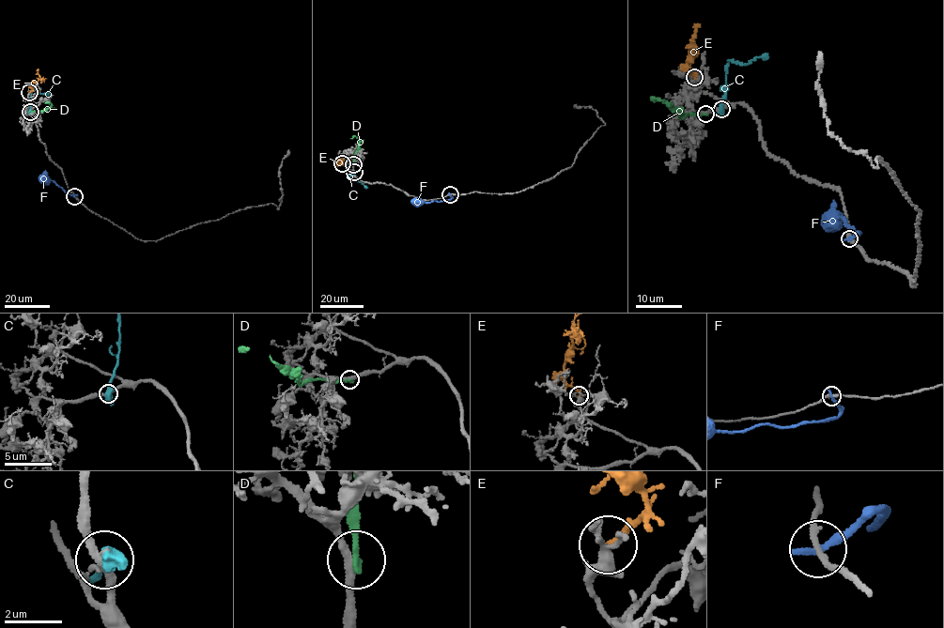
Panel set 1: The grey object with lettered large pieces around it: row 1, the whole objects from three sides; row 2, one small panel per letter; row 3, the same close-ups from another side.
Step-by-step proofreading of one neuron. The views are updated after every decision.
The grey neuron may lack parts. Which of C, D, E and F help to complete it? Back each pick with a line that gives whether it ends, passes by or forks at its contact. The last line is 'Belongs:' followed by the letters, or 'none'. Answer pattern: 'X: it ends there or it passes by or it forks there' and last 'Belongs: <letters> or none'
E: it ends there
Belongs: E

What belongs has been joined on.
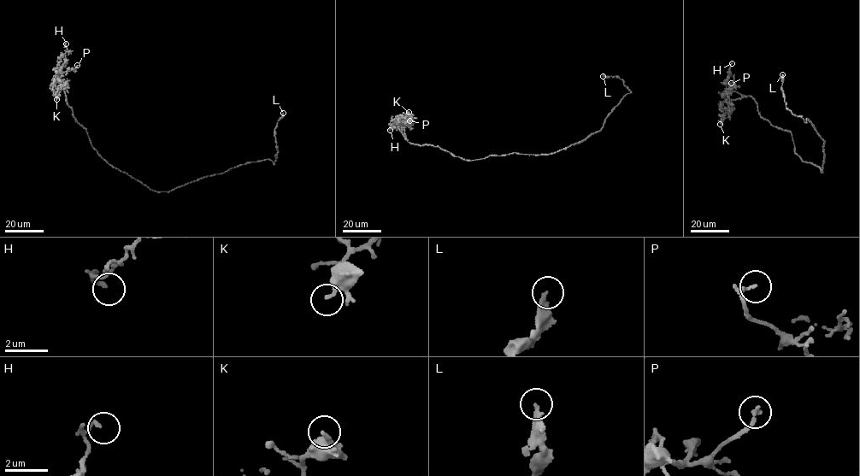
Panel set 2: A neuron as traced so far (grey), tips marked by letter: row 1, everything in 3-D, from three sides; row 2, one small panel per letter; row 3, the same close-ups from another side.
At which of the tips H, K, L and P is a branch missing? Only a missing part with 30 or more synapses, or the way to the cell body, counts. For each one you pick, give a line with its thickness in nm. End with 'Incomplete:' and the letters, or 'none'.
Incomplete: none

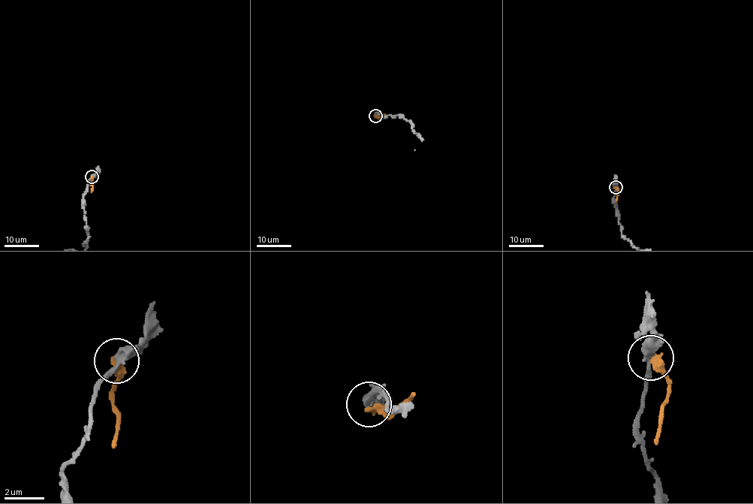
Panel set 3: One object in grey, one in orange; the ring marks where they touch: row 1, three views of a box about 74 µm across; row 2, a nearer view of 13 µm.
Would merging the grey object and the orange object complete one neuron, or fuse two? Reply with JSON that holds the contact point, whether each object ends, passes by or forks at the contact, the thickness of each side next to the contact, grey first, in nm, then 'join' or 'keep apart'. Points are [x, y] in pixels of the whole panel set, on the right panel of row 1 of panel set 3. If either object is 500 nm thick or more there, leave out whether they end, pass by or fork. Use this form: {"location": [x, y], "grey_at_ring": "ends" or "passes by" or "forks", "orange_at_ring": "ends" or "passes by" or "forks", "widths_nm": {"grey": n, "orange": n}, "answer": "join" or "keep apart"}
{"location": [615, 187], "grey_at_ring": "passes by", "orange_at_ring": "ends", "widths_nm": {"grey": 320, "orange": 400}, "answer": "keep apart"}

